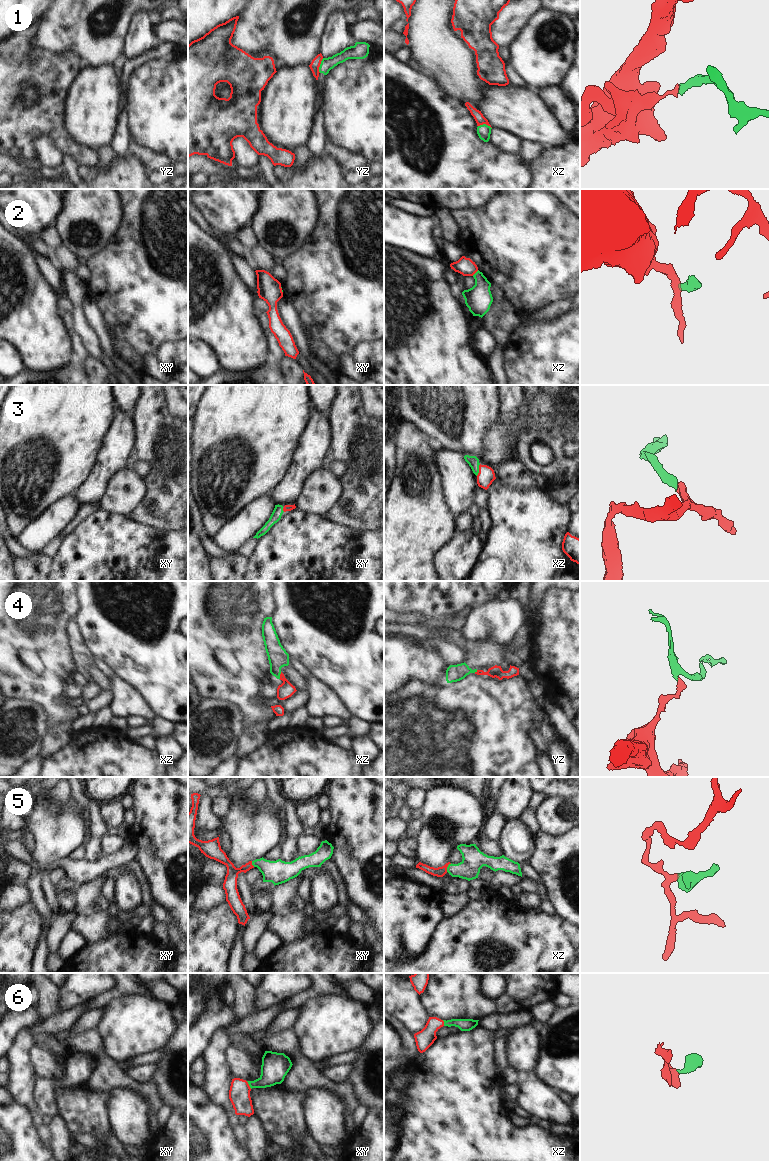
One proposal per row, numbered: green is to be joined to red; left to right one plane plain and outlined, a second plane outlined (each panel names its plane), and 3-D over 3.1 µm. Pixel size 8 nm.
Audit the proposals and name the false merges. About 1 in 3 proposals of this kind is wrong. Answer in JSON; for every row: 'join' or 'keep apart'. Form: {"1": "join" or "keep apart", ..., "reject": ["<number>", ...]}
{"1": "keep apart", "2": "keep apart", "3": "join", "4": "join", "5": "join", "6": "join", "reject": ["1", "2"]}

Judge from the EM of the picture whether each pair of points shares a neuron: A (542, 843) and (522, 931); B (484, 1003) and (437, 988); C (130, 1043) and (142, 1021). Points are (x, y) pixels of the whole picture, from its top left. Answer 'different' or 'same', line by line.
A: different
B: same
C: same

